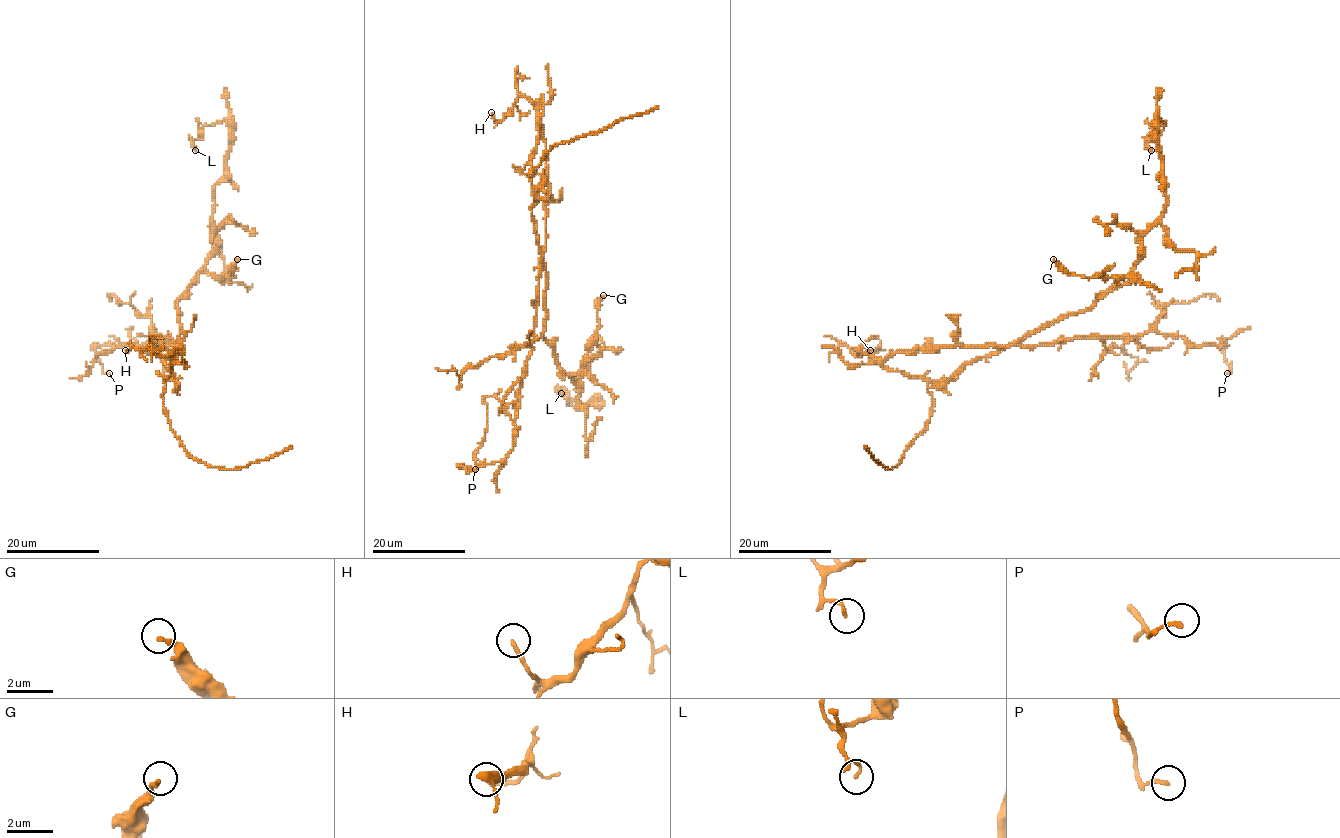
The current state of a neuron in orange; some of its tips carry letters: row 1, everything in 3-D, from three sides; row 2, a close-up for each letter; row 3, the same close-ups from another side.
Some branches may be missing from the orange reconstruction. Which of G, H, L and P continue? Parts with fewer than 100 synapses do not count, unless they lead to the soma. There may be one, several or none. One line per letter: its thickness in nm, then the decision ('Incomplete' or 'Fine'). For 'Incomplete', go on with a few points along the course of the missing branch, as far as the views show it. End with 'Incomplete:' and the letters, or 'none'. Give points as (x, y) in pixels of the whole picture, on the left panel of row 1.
G: Thickness 200 nm. Fine
H: Thickness 150 nm. Fine
L: Thickness 130 nm. Fine
P: Thickness 150 nm. Fine
Incomplete: none

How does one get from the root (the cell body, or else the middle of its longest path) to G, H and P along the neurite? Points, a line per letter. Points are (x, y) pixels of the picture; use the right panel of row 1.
G: (1042, 325), (1088, 309), (1106, 292), (1124, 285), (1134, 276), (1132, 271), (1127, 277), (1068, 274), (1053, 259)
H: (1042, 325), (1004, 346), (913, 348), (891, 353), (883, 360), (858, 356), (854, 350), (879, 347), (870, 350)
P: (1042, 325), (1018, 341), (1037, 346), (1081, 336), (1159, 332), (1183, 336), (1192, 345), (1226, 345), (1227, 373)

